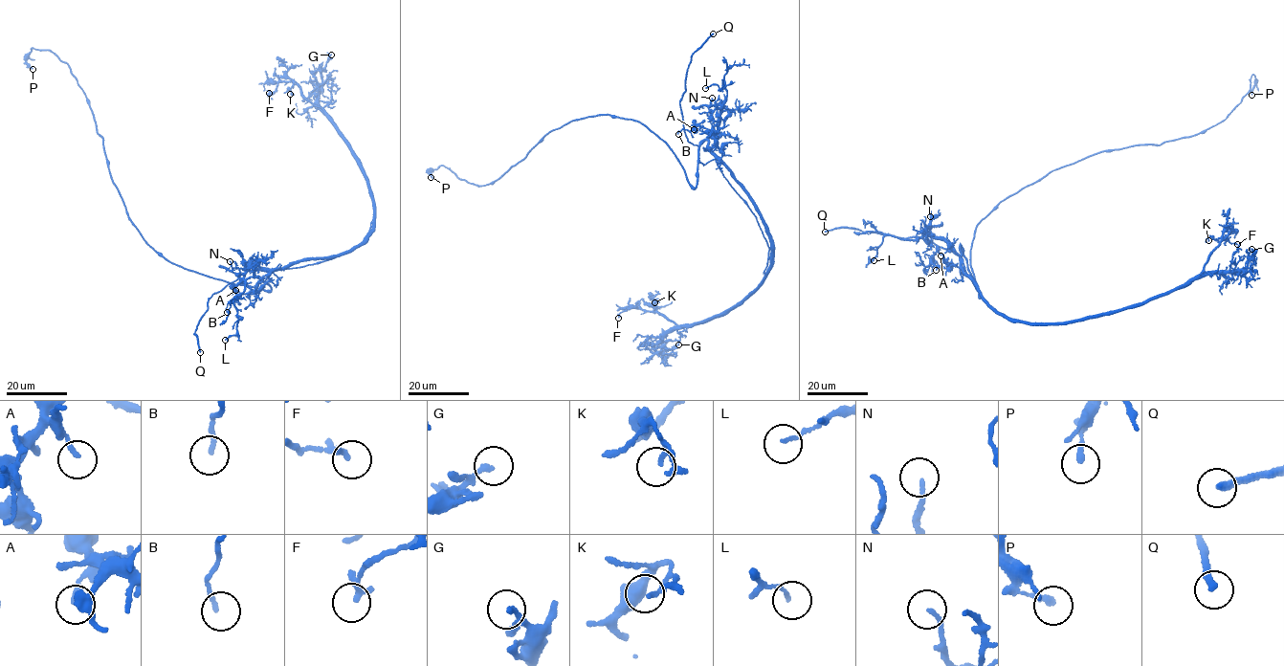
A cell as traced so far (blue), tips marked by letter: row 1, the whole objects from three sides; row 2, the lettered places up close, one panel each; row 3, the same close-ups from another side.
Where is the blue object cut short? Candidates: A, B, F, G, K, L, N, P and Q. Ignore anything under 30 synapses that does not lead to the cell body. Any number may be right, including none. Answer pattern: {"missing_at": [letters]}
{"missing_at": ["Q"]}

